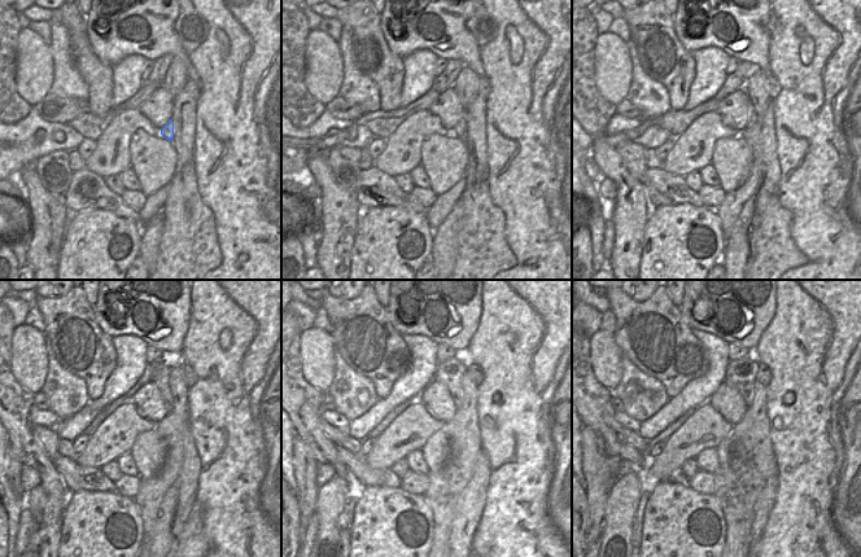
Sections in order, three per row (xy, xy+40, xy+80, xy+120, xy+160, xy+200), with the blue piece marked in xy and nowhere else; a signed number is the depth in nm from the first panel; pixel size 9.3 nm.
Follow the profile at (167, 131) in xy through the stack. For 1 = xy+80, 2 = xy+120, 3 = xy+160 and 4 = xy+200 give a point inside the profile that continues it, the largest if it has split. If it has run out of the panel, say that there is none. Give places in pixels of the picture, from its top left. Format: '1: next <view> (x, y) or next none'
1: next xy+80 (752, 117)
2: next xy+120 (161, 369)
3: next xy+160 (449, 372)
4: next xy+200 (741, 373)

